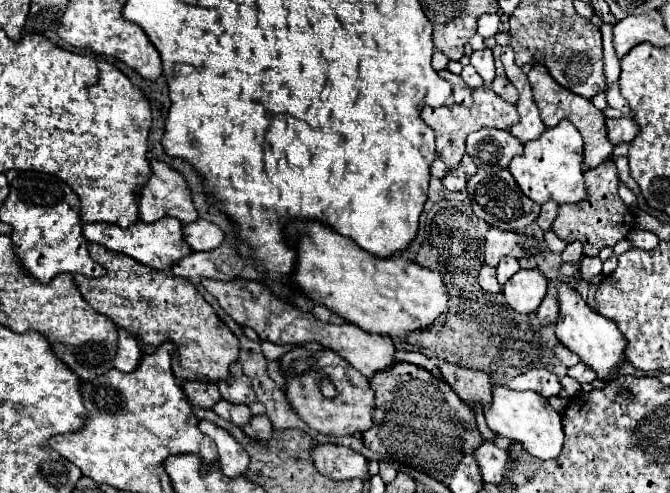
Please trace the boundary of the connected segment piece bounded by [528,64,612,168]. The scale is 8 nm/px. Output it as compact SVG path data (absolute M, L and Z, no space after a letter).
M534 64L532 66L532 70L528 72L528 80L530 80L530 86L532 86L534 102L540 108L540 118L546 124L546 128L554 128L564 118L570 120L578 128L578 132L584 138L584 164L588 168L600 166L602 162L606 162L612 156L612 144L610 144L608 134L606 134L606 118L604 118L604 114L598 108L592 106L590 100L586 100L586 98L582 98L582 96L578 96L578 94L562 88L548 74L548 70L542 64Z

